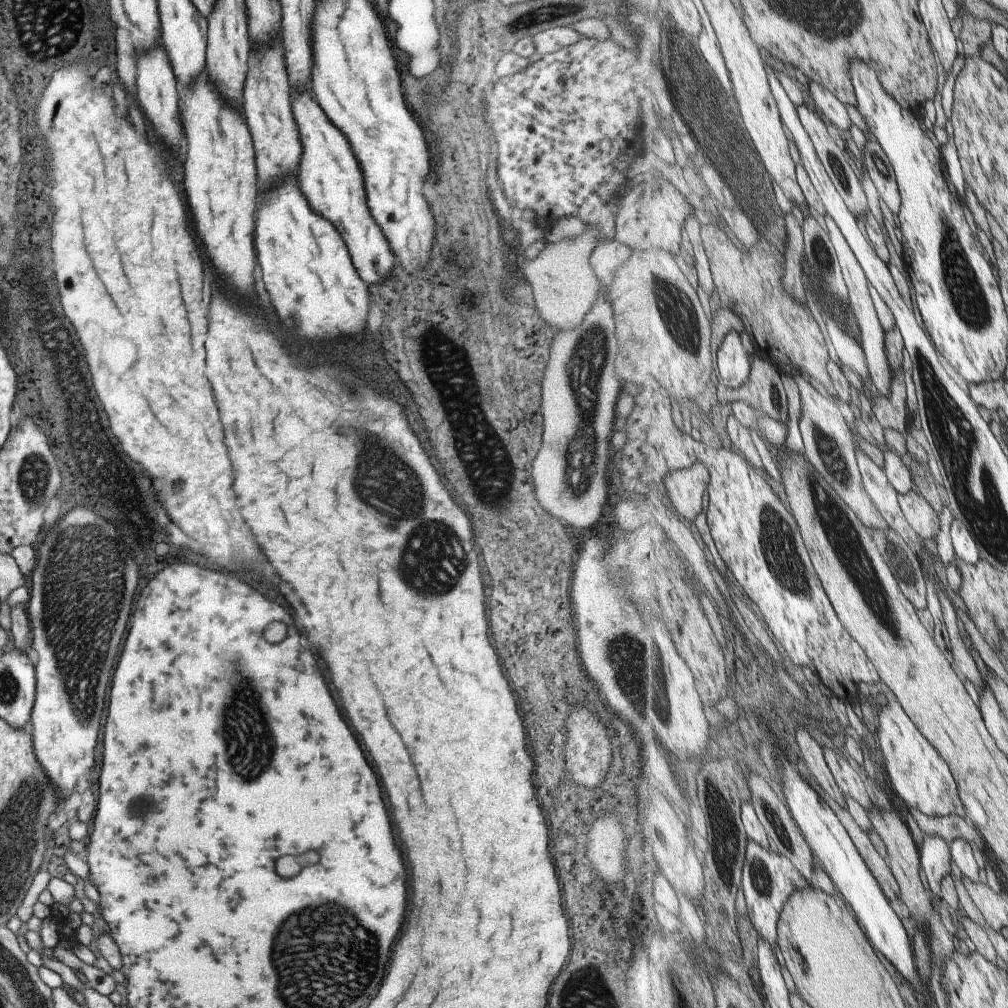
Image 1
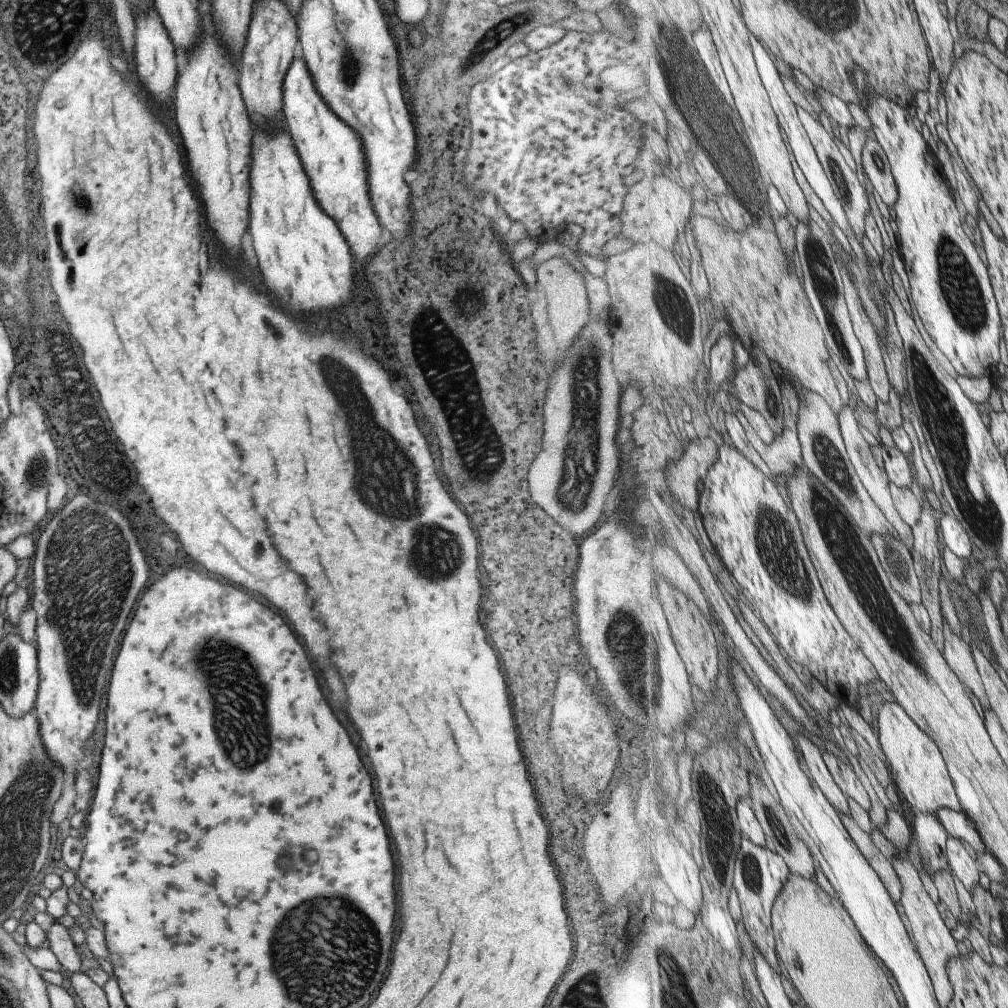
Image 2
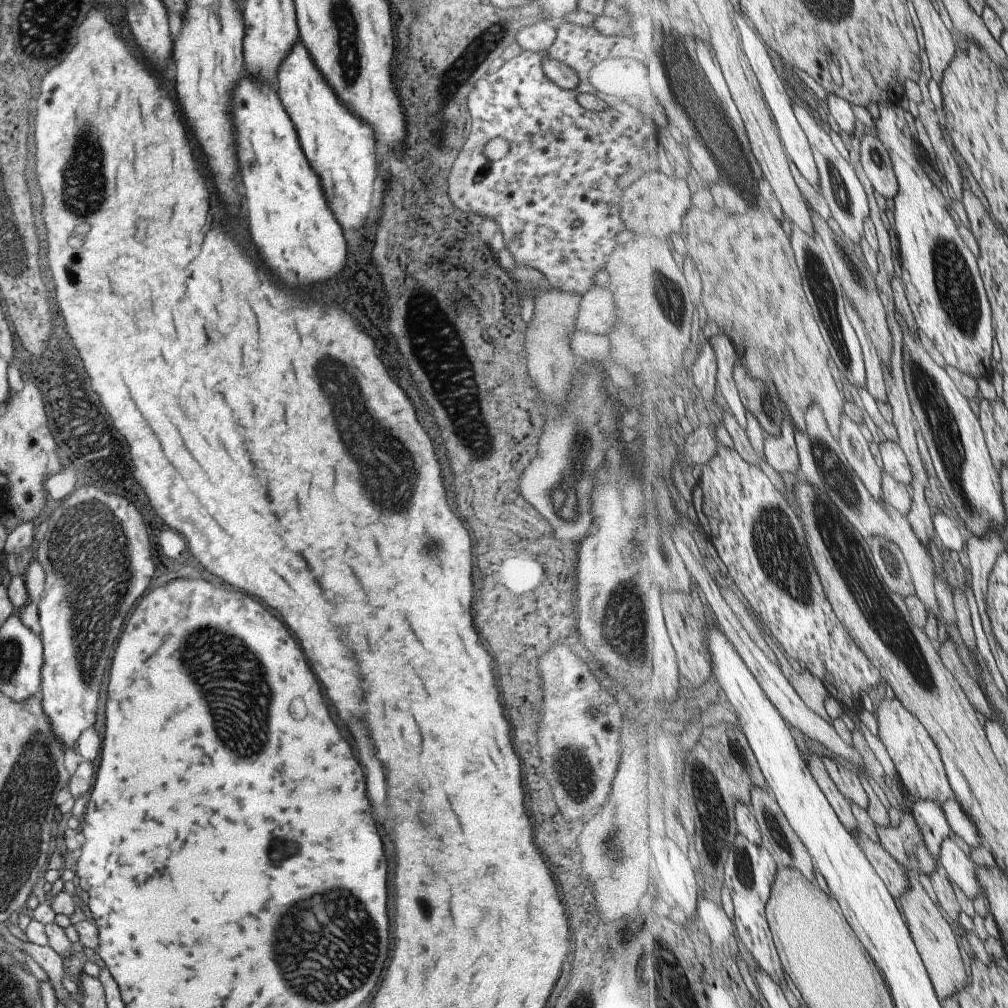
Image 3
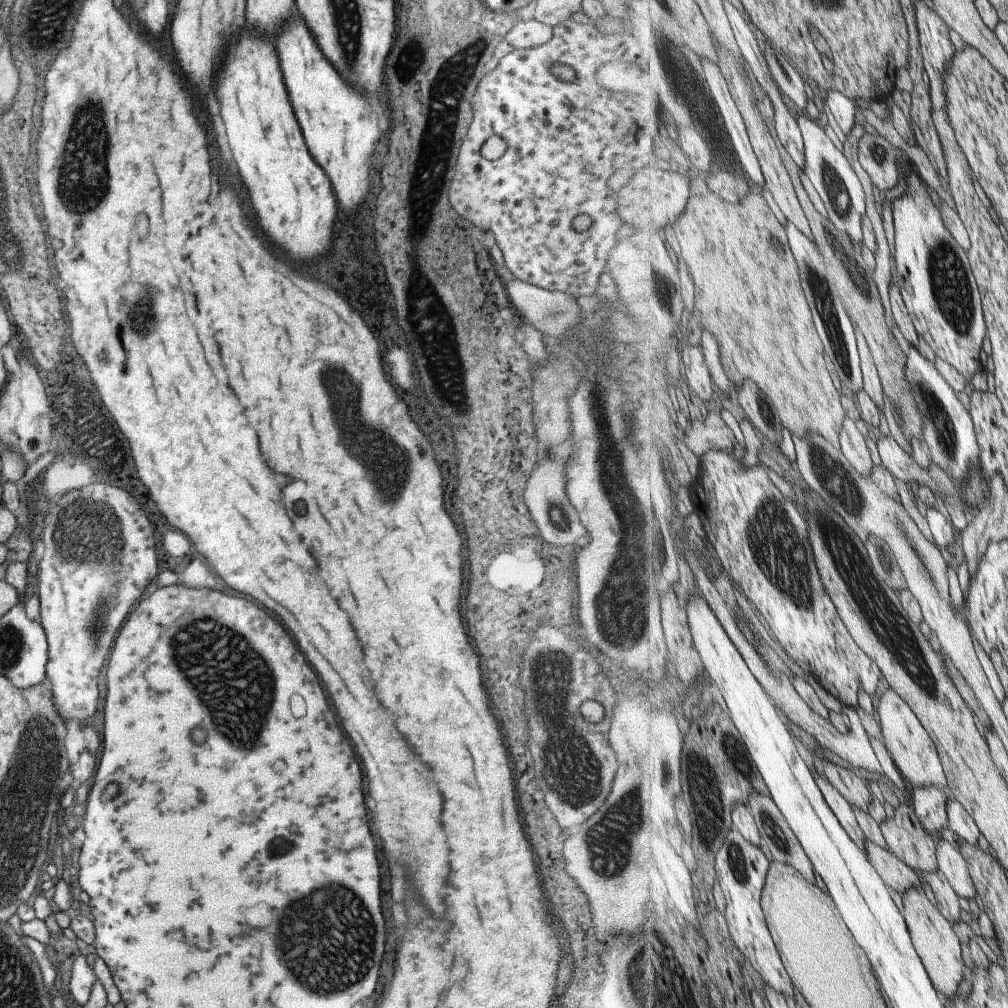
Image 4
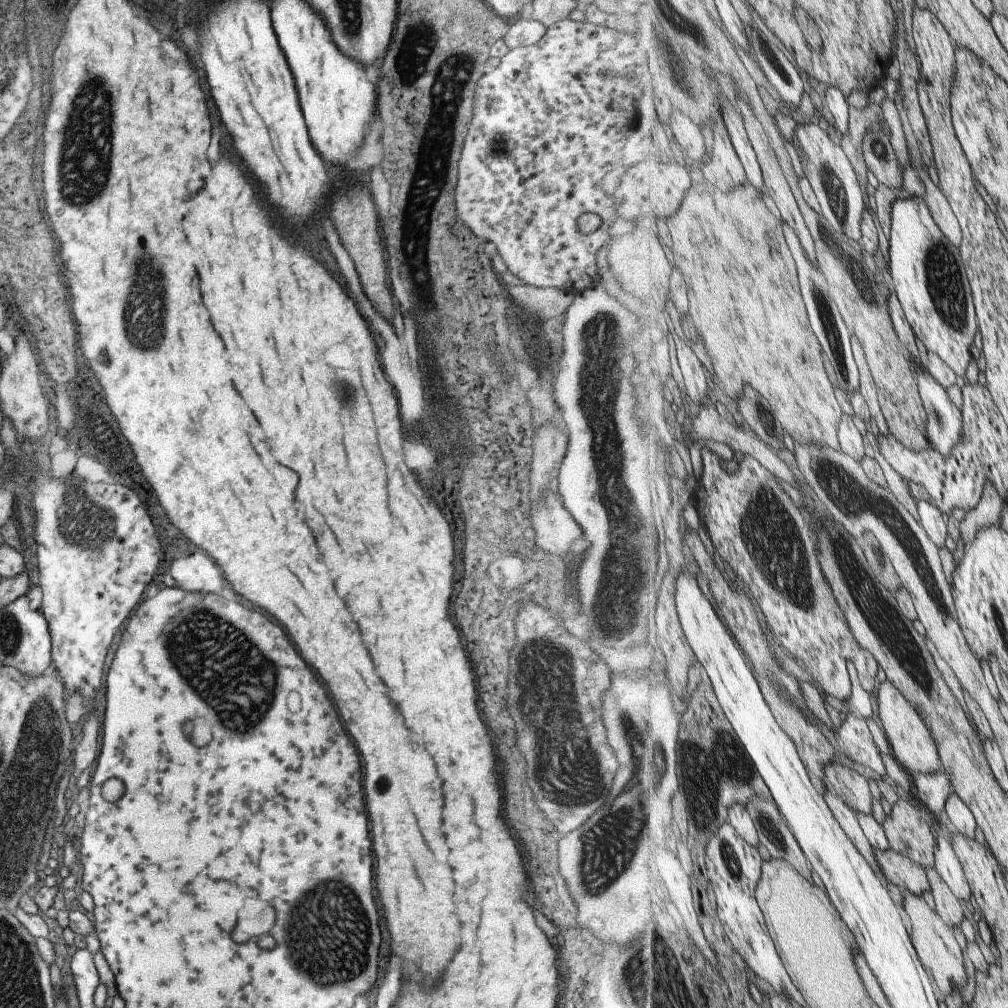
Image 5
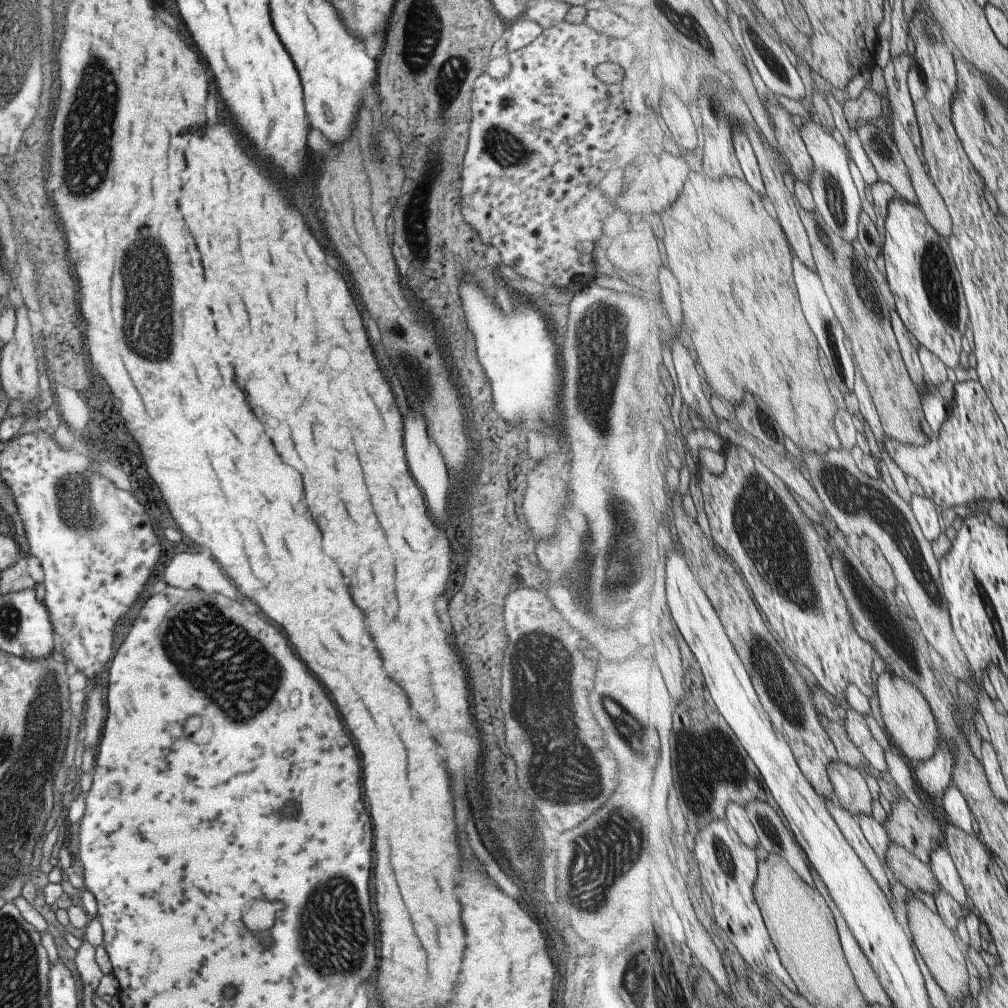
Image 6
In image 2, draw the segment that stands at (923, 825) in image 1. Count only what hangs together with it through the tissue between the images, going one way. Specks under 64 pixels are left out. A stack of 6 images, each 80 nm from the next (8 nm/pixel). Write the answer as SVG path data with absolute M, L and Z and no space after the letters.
M941 809L936 812L936 817L947 829L949 836L961 839L970 849L977 853L984 853L988 848L975 823L964 813L951 809Z

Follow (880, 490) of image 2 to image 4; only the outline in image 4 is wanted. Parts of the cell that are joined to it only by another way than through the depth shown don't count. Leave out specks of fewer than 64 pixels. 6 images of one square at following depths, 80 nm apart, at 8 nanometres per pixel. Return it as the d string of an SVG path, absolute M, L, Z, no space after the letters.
M845 418L845 428L840 432L841 450L845 453L848 462L863 476L871 478L876 467L871 460L871 452L867 448L865 436L859 430L857 422Z

